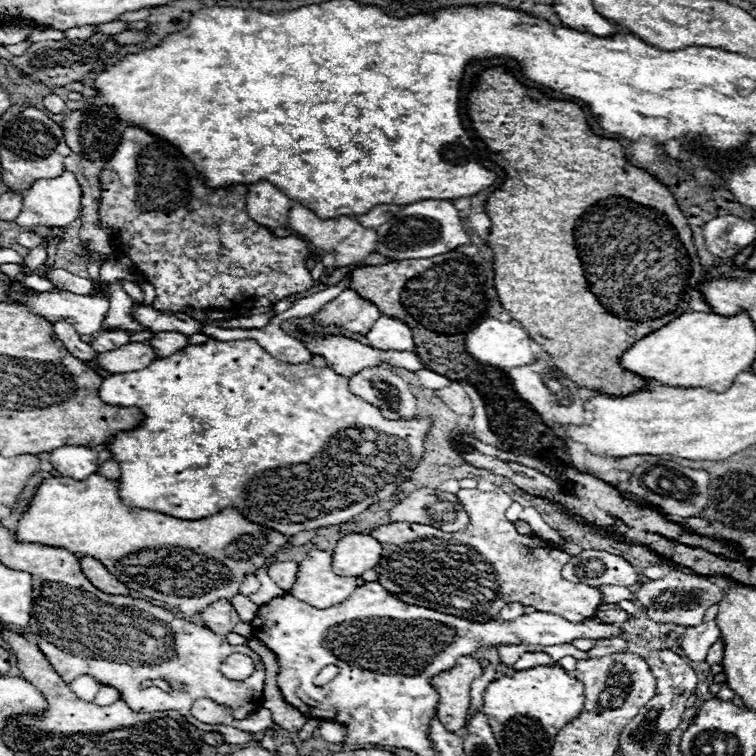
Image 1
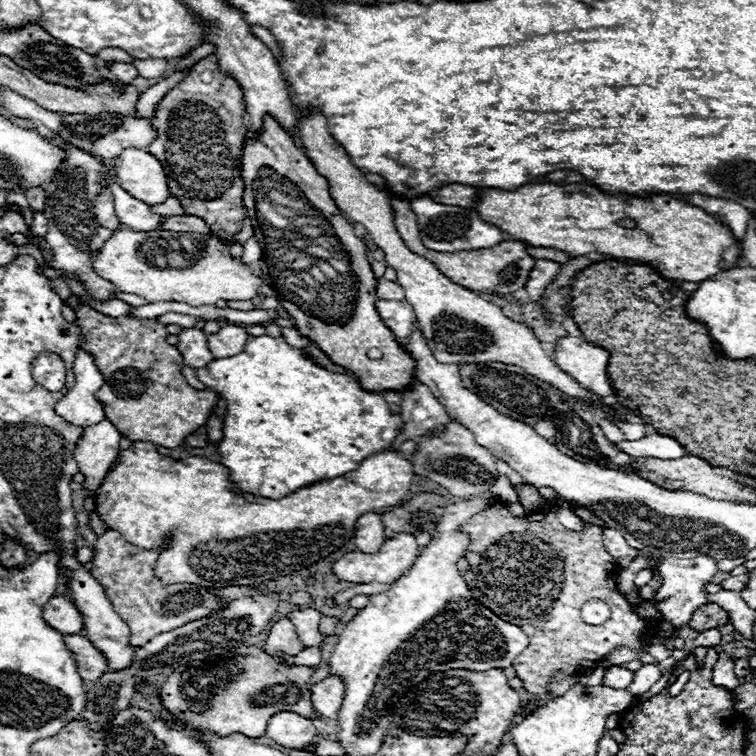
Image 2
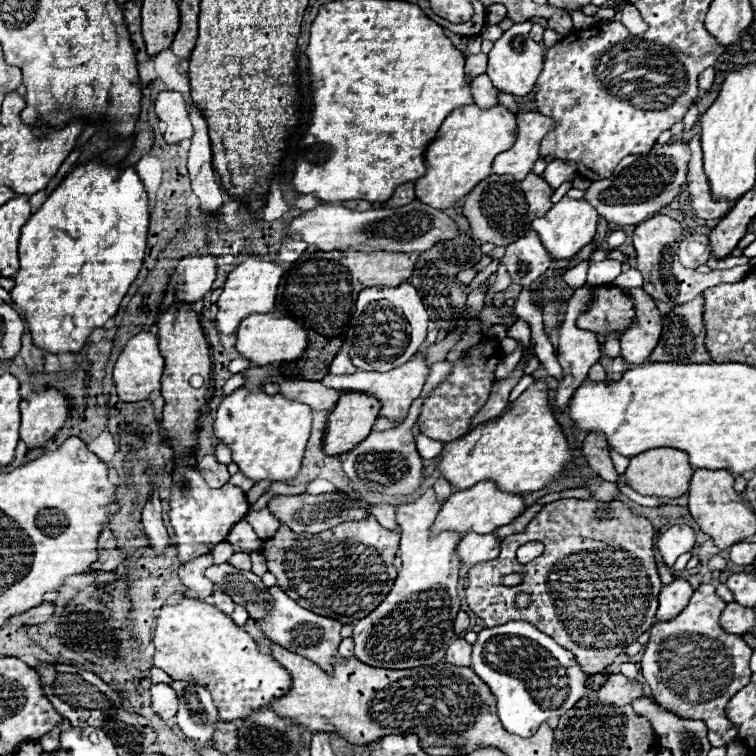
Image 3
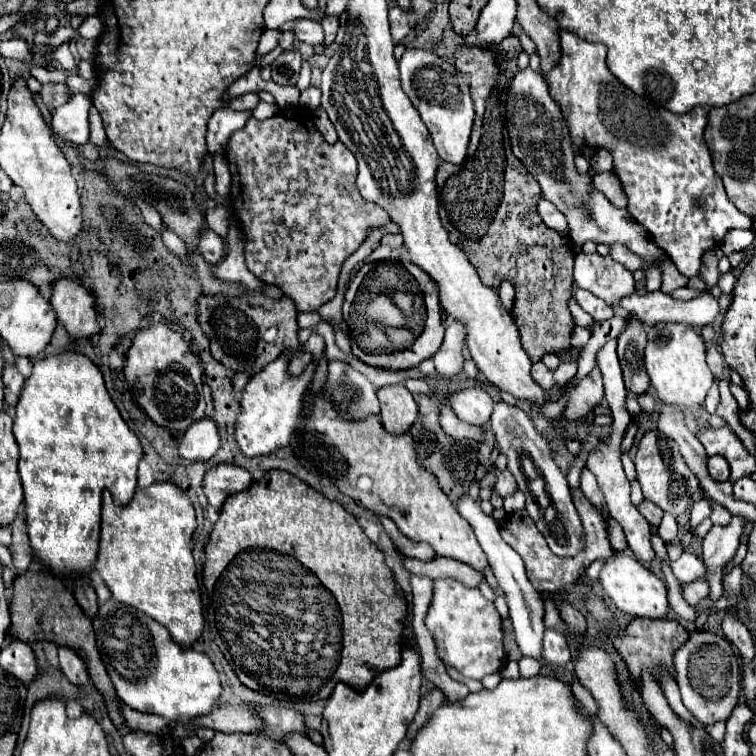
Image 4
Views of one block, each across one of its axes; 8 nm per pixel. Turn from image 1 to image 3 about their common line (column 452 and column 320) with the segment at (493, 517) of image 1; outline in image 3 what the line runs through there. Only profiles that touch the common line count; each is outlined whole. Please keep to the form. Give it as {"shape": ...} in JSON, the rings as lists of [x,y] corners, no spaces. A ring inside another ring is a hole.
{"shape":[[[368,514],[368,518],[360,522],[342,522],[340,526],[320,534],[296,534],[286,528],[286,524],[282,524],[274,538],[268,538],[260,546],[260,554],[266,558],[268,570],[278,578],[278,586],[300,606],[320,616],[336,618],[342,624],[352,624],[360,618],[366,618],[372,610],[376,610],[376,606],[380,606],[382,598],[390,594],[392,584],[398,576],[398,570],[394,568],[394,558],[398,552],[400,532],[400,528],[388,530],[380,526],[372,514]]]}

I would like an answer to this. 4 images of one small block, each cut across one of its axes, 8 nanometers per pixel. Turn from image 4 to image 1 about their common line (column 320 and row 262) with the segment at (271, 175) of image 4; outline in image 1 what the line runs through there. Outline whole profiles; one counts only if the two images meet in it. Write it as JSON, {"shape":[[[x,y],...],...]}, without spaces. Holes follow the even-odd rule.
{"shape":[[[128,126],[126,132],[122,134],[122,142],[114,154],[114,158],[104,166],[102,170],[102,202],[100,202],[100,222],[102,226],[108,226],[112,236],[118,240],[116,244],[128,248],[124,250],[124,254],[138,266],[140,274],[144,276],[146,282],[150,282],[156,288],[156,298],[154,298],[154,308],[156,310],[170,310],[170,312],[182,312],[186,306],[194,306],[198,310],[208,310],[208,308],[236,308],[240,306],[244,300],[248,298],[256,298],[256,296],[266,296],[272,304],[282,300],[284,296],[294,296],[300,292],[310,290],[312,286],[316,286],[318,282],[312,278],[310,270],[306,268],[306,260],[310,256],[308,252],[308,242],[302,242],[302,238],[296,236],[288,236],[288,238],[274,238],[270,234],[270,230],[266,230],[264,226],[258,226],[258,222],[254,222],[248,214],[246,214],[246,186],[238,184],[238,186],[228,186],[228,188],[208,188],[206,184],[202,184],[202,176],[196,172],[194,164],[190,160],[184,158],[184,154],[180,150],[176,150],[174,146],[170,146],[168,142],[160,140],[158,136],[150,134],[148,130],[140,128],[140,126]]]}

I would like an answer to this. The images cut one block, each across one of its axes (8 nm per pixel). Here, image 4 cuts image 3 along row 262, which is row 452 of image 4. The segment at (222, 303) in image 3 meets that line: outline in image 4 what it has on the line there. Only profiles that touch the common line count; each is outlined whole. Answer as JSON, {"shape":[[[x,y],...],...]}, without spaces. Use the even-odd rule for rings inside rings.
{"shape":[[[313,334],[308,338],[308,342],[304,344],[306,352],[312,352],[314,362],[312,366],[308,366],[308,370],[300,376],[300,378],[292,378],[286,372],[288,366],[288,358],[286,354],[282,354],[278,360],[270,362],[262,372],[258,372],[242,390],[240,396],[240,414],[236,418],[236,432],[234,438],[238,442],[240,452],[246,458],[256,458],[256,456],[270,456],[276,454],[280,448],[290,444],[290,438],[296,430],[296,424],[300,420],[300,412],[302,412],[302,400],[304,400],[304,392],[308,388],[308,382],[314,374],[314,368],[318,366],[318,360],[324,352],[324,339]]]}

